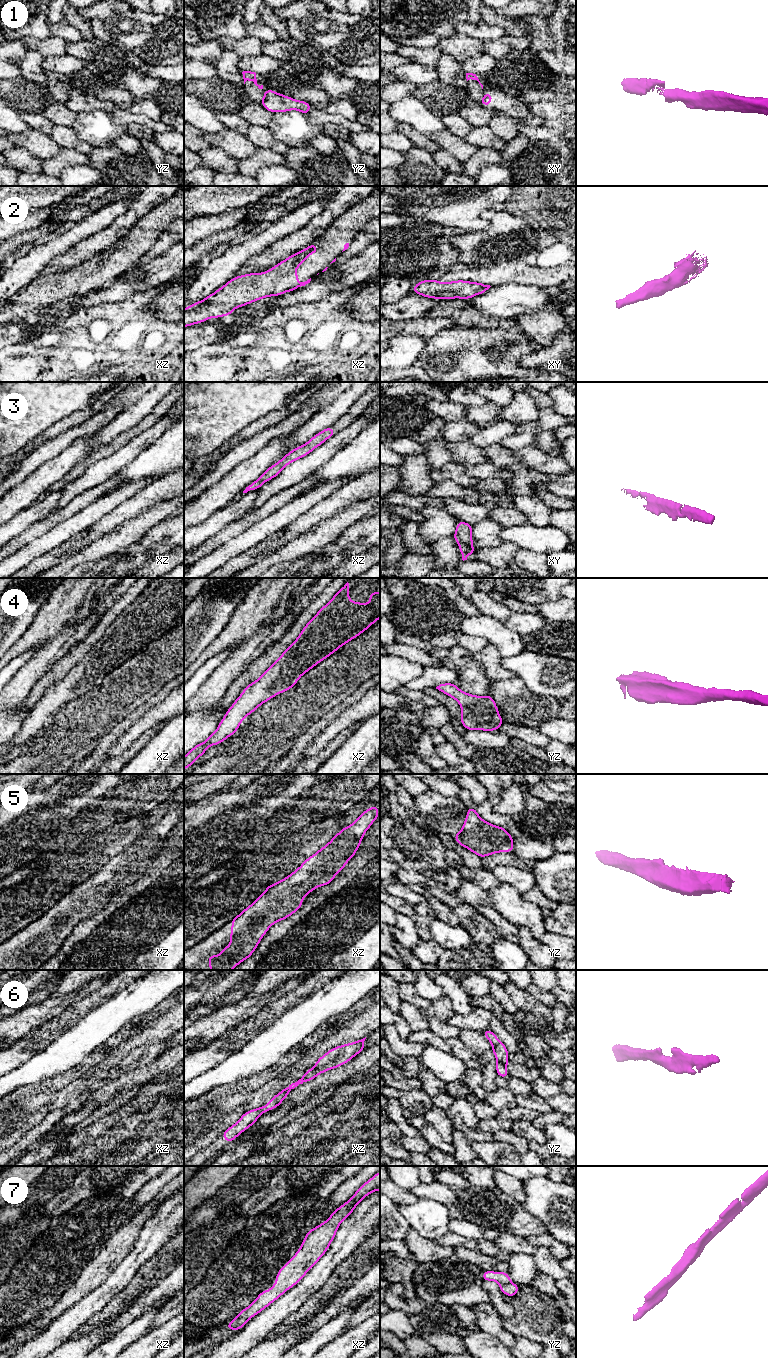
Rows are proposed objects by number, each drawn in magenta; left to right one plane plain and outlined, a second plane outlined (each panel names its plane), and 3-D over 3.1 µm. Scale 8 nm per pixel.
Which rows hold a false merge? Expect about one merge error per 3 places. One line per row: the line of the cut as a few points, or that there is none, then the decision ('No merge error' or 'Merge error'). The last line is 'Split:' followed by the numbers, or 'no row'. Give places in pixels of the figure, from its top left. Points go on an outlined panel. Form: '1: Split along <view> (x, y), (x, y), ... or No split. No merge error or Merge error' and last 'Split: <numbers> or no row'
1: Split along xy (485, 96), (480, 102). Merge error
2: No split. No merge error
3: No split. No merge error
4: No split. No merge error
5: No split. No merge error
6: No split. No merge error
7: No split. No merge error
Split: 1

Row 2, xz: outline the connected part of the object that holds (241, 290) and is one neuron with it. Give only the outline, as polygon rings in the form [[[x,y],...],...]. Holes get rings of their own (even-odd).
[[[313,243],[292,254],[273,268],[262,273],[238,275],[224,286],[184,309],[184,327],[205,322],[209,318],[230,316],[234,309],[269,296],[280,296],[310,283],[311,278],[299,283],[295,269],[301,266],[311,254],[316,254],[318,246]]]

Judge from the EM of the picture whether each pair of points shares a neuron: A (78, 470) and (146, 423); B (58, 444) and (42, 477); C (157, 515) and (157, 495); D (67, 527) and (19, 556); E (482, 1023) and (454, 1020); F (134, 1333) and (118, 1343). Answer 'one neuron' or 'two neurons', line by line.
A: one neuron
B: two neurons
C: two neurons
D: one neuron
E: one neuron
F: one neuron

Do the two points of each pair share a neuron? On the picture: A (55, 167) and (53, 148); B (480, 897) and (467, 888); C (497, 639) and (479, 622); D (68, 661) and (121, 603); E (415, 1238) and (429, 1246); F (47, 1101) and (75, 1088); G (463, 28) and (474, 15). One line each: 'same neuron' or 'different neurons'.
A: different neurons
B: same neuron
C: same neuron
D: same neuron
E: same neuron
F: same neuron
G: different neurons

